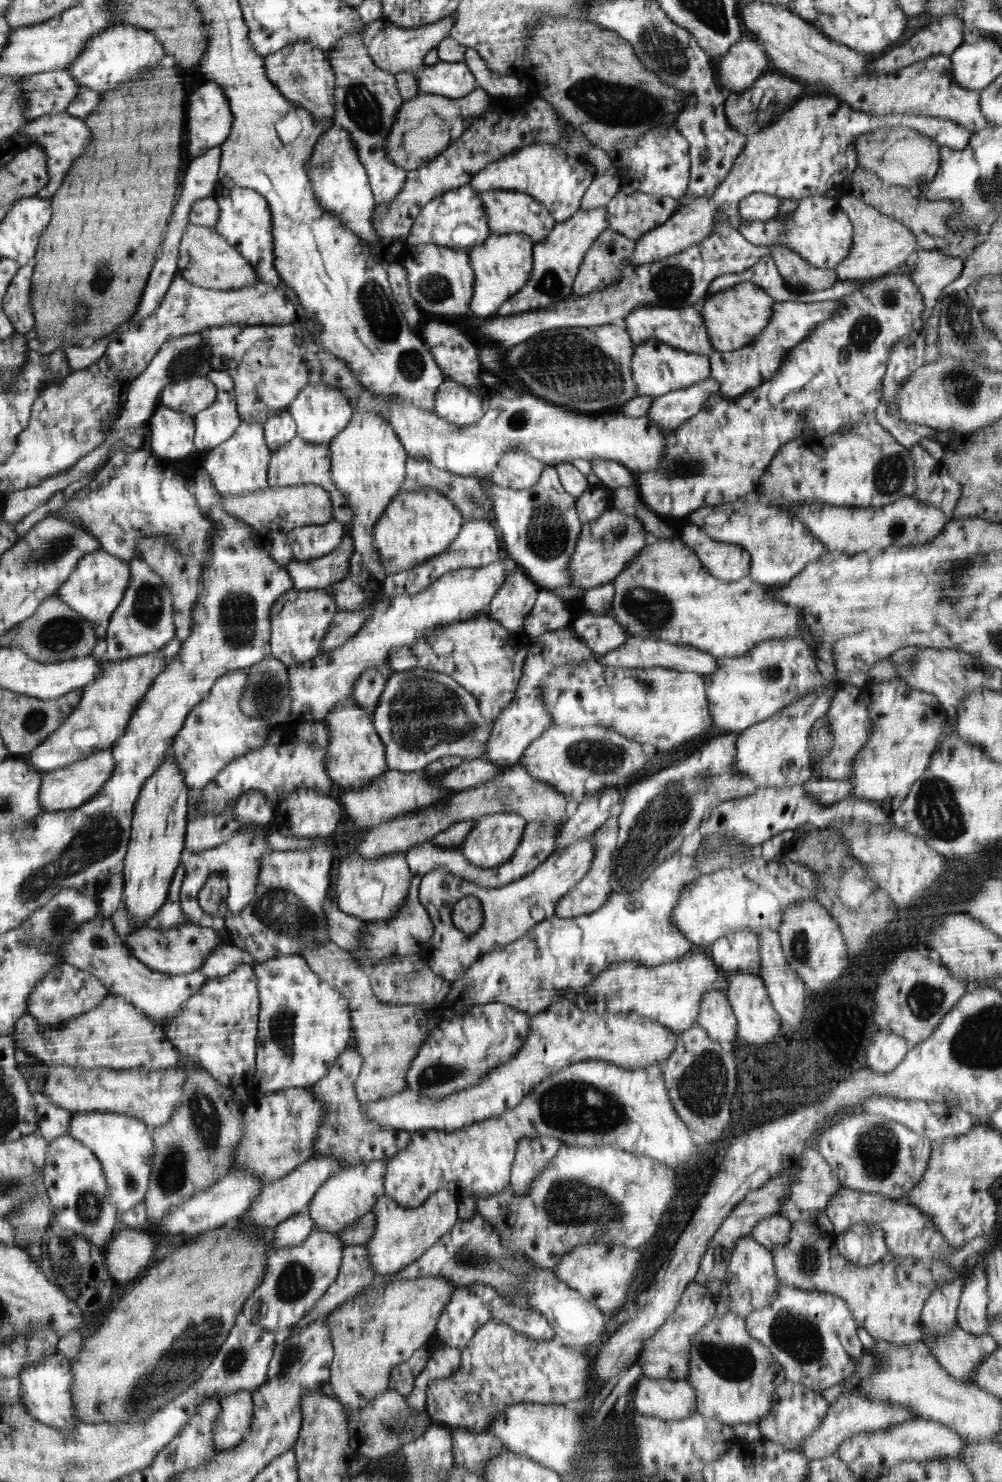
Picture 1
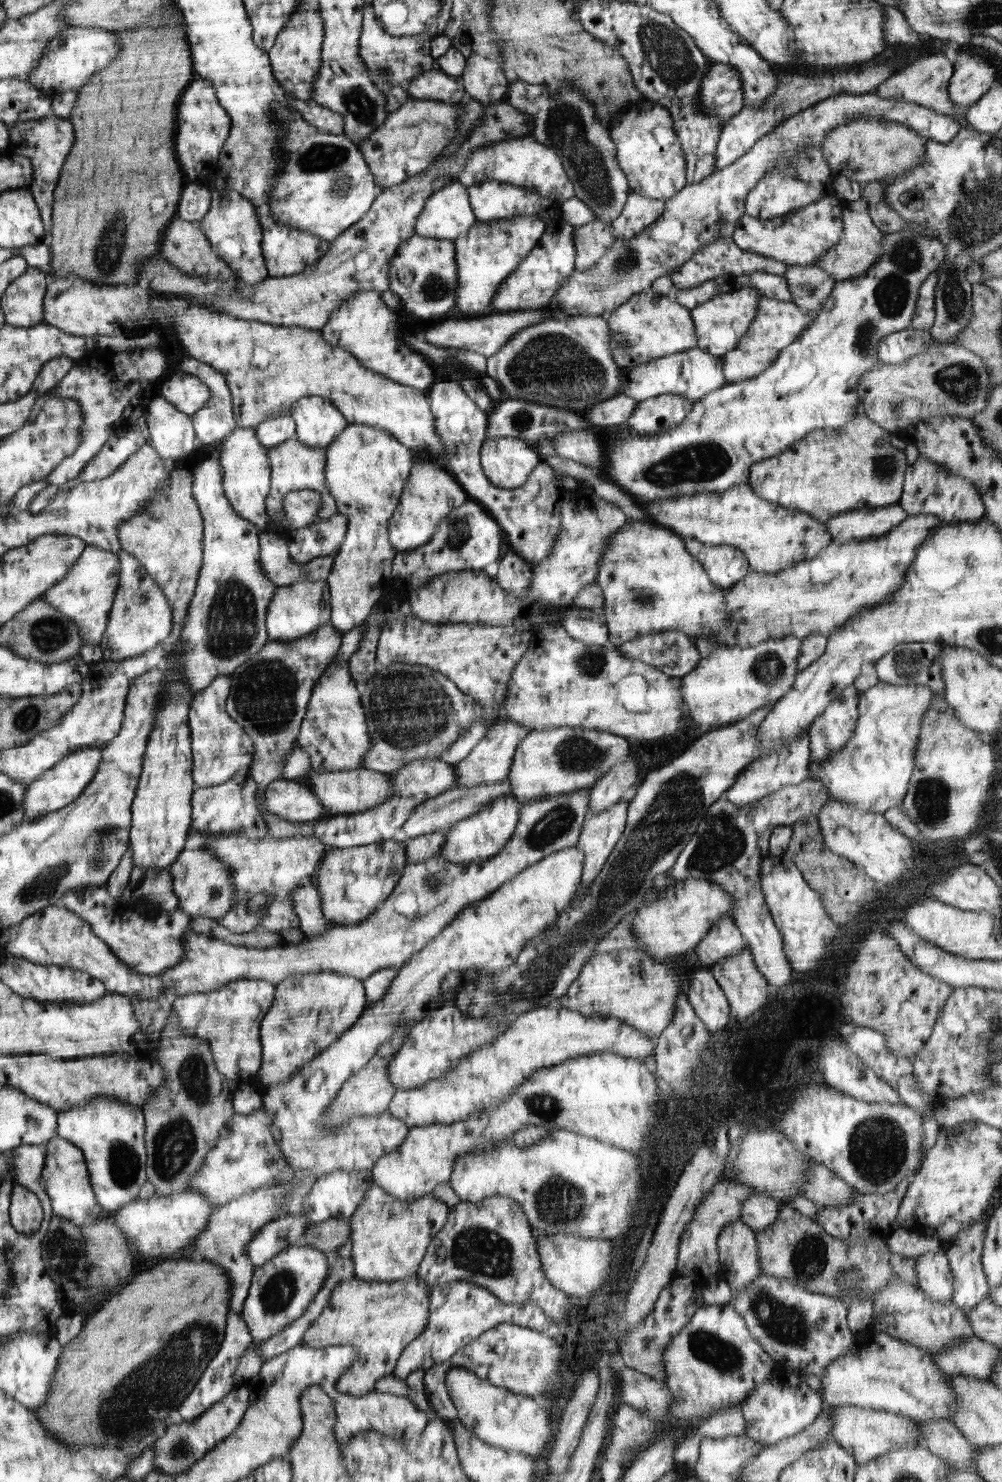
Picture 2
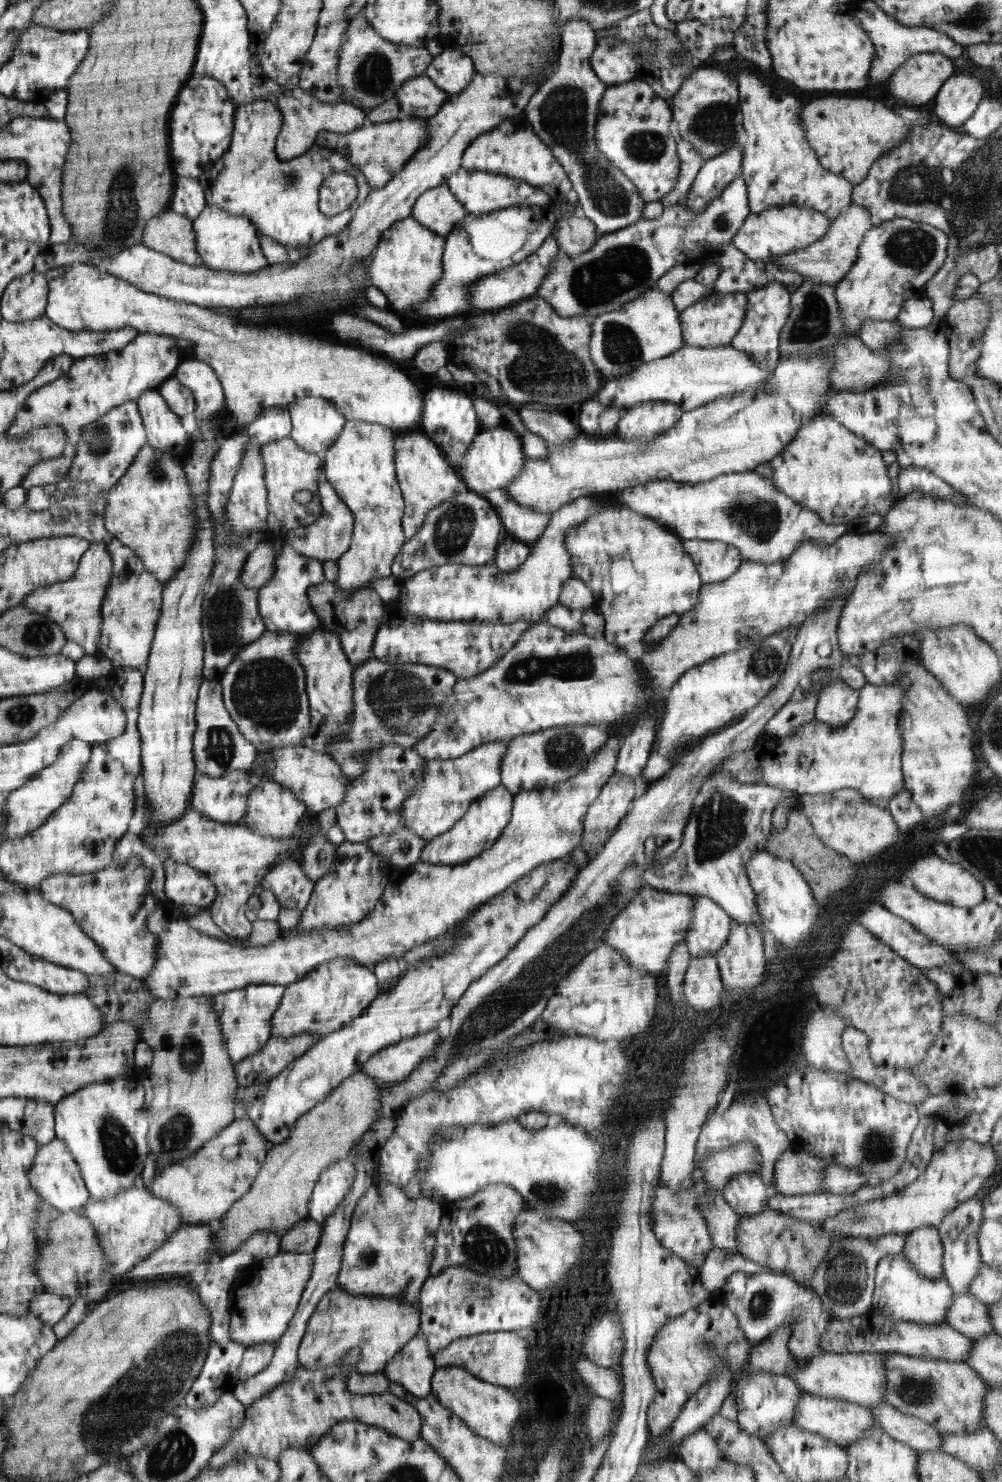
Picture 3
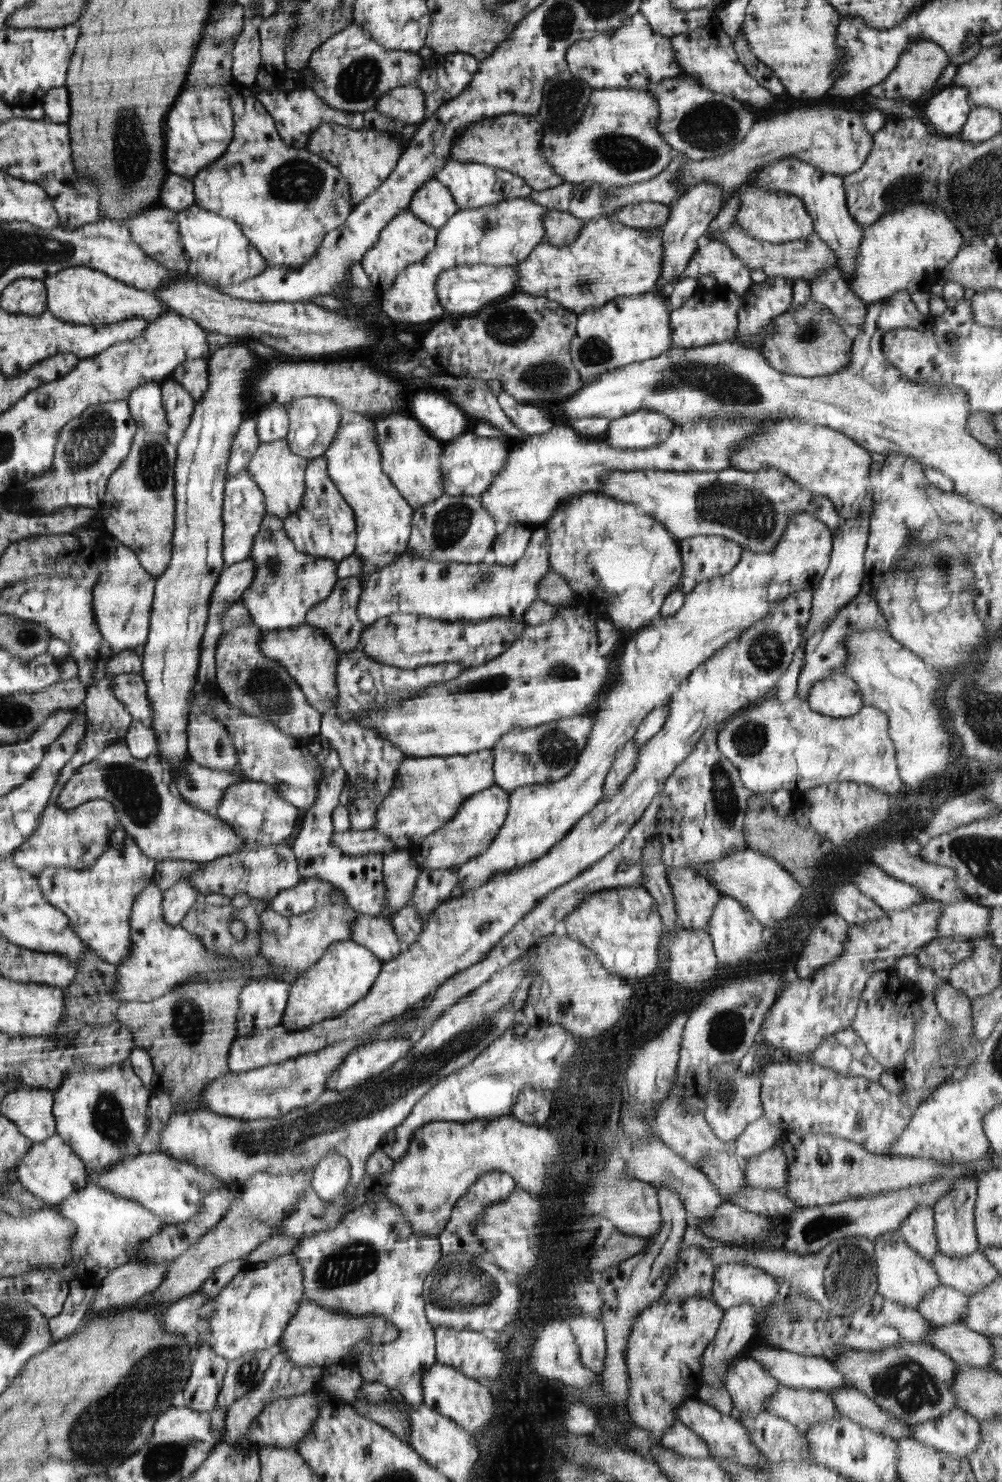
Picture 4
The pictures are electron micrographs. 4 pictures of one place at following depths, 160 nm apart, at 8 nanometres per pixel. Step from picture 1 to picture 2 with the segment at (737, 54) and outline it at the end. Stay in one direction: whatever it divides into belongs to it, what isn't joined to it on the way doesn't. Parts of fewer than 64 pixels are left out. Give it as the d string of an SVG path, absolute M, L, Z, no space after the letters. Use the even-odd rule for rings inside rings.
M715 63L702 76L698 103L700 111L715 115L718 127L735 116L743 104L743 89L739 73L728 64Z

